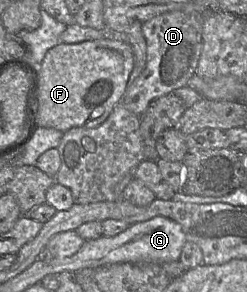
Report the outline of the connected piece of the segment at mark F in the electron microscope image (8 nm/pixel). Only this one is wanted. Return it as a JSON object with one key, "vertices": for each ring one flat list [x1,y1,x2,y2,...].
{"vertices":[[113,35,74,44,59,43,49,49,36,71,31,127,66,132,73,127,94,128,102,124,122,98,134,66,130,45]]}

